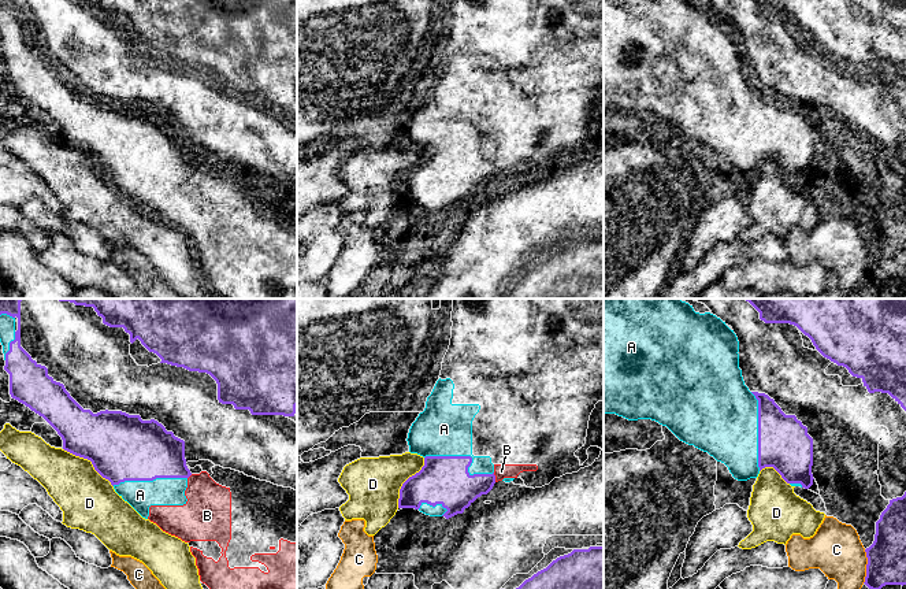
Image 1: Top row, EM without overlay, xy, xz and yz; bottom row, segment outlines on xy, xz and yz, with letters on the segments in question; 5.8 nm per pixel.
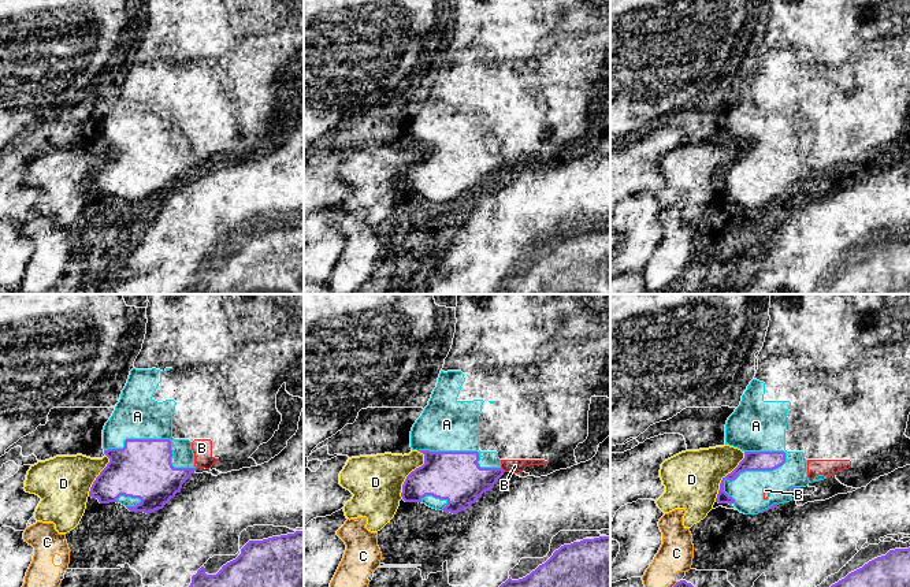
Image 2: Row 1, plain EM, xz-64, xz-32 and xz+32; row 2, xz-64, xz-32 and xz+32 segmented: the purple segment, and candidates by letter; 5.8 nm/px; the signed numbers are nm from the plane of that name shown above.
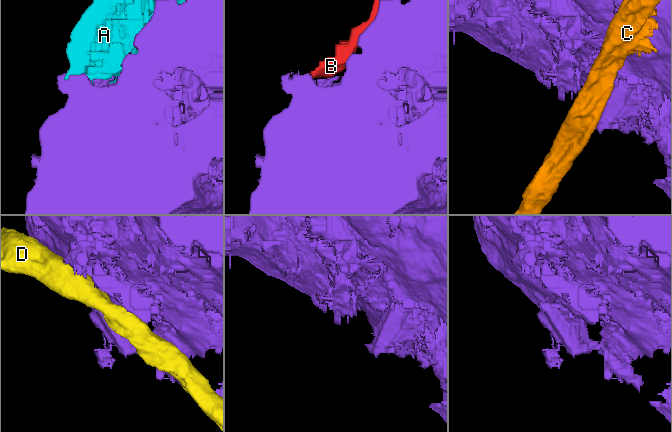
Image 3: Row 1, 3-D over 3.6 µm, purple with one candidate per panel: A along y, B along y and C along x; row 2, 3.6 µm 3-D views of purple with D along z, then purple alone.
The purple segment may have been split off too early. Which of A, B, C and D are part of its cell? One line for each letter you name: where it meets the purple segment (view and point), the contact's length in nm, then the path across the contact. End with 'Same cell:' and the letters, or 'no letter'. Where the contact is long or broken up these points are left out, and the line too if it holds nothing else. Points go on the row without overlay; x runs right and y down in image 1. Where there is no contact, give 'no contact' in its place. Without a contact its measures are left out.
Same cell: no letter

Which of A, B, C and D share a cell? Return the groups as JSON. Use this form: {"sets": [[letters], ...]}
{"sets": [["A", "B"], ["C"], ["D"]]}

